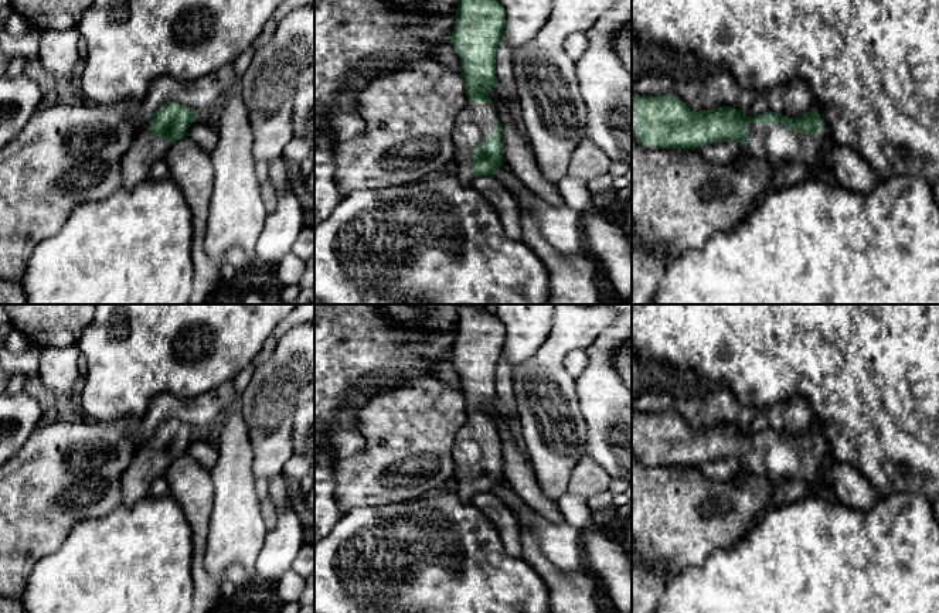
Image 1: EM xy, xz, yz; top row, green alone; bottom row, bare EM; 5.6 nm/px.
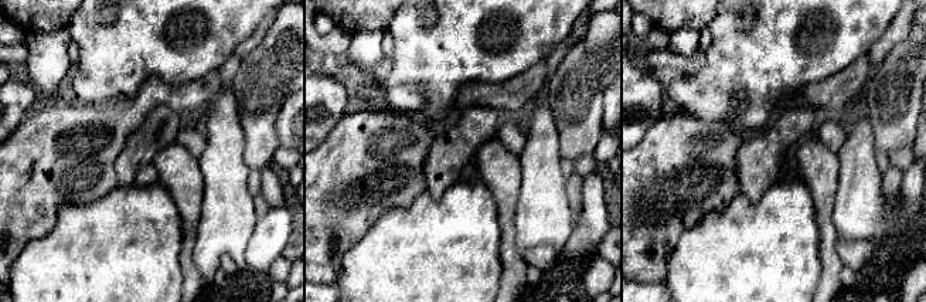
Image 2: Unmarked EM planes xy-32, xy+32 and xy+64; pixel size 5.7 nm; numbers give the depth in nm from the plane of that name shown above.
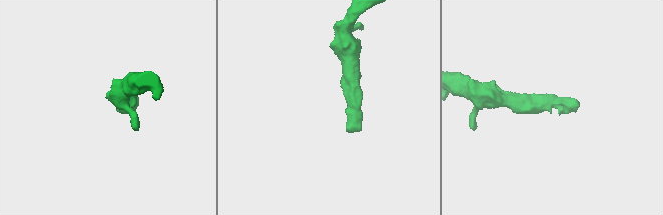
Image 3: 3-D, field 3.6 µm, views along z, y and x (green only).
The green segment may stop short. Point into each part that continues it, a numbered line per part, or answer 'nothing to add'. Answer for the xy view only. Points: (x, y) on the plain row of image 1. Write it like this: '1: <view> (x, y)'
1: xy (146, 466)

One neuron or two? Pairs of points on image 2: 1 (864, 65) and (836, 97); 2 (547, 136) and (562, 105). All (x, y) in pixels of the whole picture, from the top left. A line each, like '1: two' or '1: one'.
1: one
2: two

